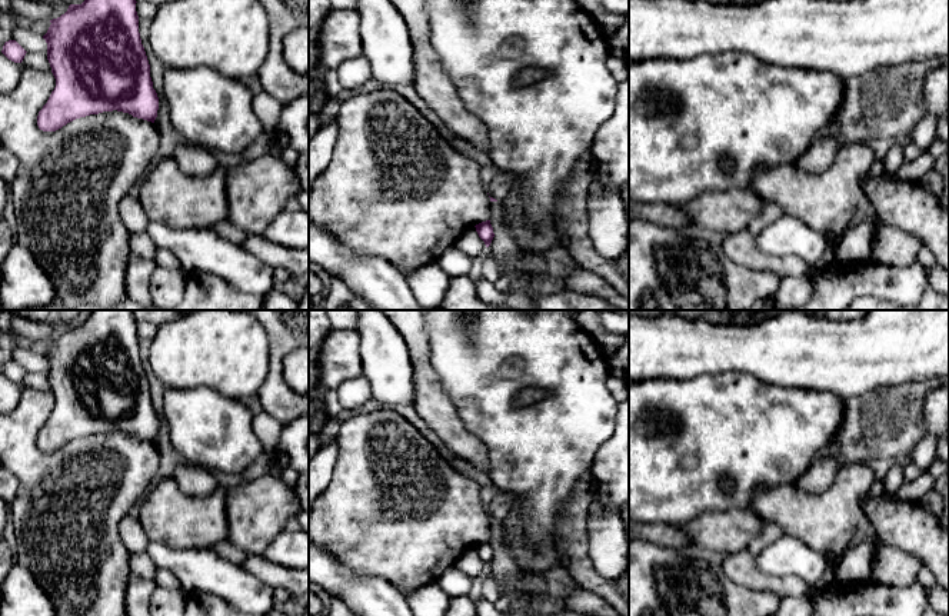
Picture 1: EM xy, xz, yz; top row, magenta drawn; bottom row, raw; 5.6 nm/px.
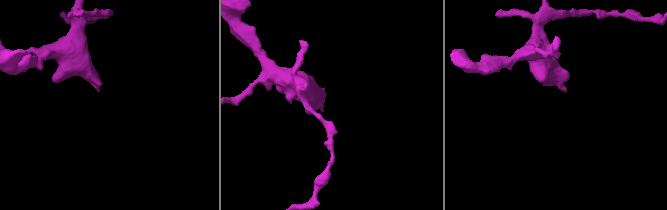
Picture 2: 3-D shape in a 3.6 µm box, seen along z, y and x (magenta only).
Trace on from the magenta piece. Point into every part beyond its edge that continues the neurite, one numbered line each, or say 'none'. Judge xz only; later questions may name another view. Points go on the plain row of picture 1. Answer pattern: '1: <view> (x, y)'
1: xz (499, 508)

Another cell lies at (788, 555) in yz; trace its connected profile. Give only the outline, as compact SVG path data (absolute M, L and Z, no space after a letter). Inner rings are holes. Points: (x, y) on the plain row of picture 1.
M786 533L765 547L755 559L763 573L773 577L793 575L805 580L810 592L818 589L818 582L829 566L820 553Z

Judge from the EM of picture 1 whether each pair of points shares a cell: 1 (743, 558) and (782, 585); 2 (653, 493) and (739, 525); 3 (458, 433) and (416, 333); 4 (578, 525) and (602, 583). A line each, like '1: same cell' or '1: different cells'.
1: same cell
2: different cells
3: same cell
4: same cell

